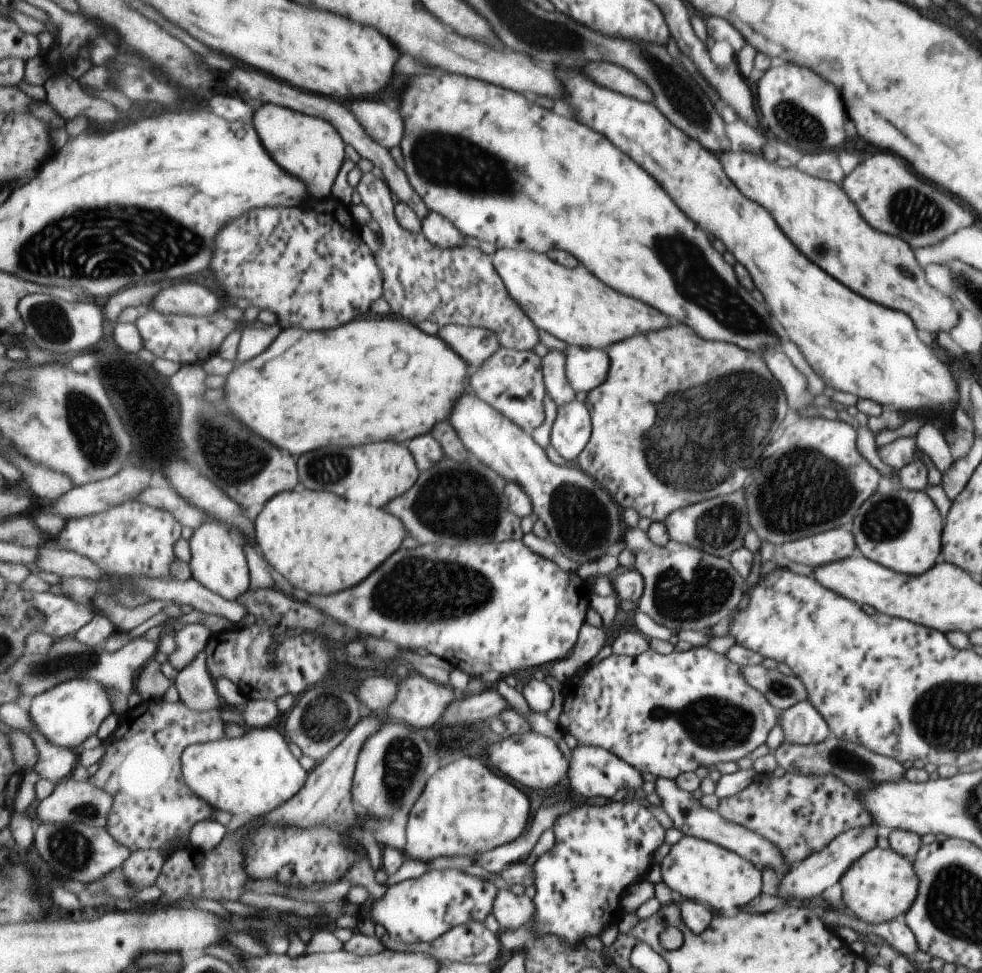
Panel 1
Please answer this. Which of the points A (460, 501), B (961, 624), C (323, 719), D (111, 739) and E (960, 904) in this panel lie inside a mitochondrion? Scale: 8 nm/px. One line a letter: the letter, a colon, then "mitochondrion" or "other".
A: mitochondrion
B: other
C: mitochondrion
D: other
E: mitochondrion

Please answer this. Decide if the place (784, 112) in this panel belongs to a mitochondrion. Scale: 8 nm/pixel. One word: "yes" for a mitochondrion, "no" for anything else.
yes

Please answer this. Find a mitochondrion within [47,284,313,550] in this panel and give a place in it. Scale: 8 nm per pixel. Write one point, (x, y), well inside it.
(240, 458)

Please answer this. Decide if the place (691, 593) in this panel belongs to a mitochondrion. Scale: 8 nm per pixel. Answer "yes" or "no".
yes

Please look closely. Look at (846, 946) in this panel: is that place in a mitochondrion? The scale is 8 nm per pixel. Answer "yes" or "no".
no

